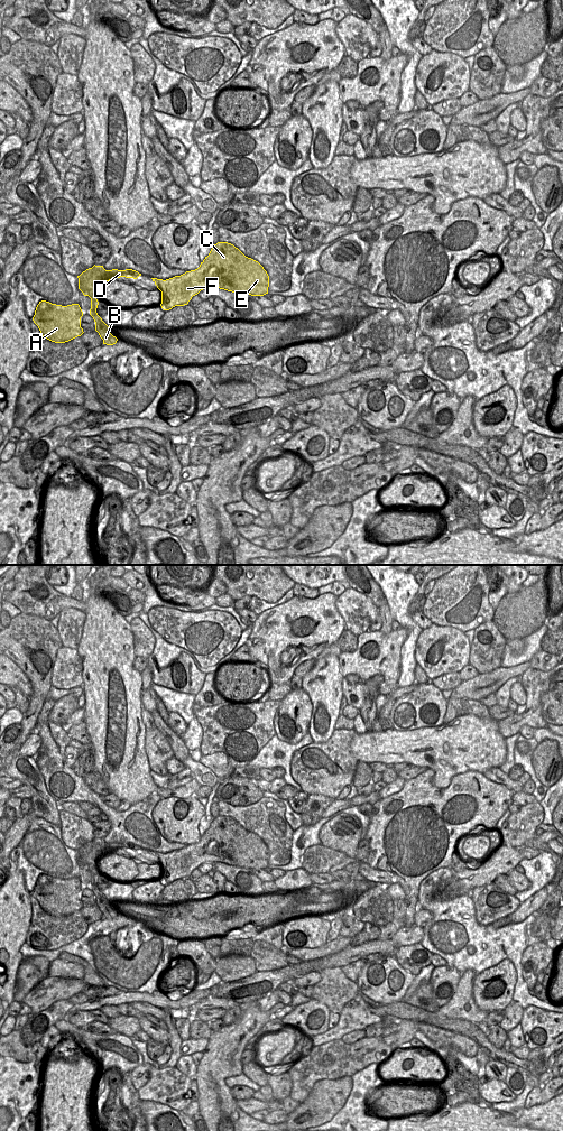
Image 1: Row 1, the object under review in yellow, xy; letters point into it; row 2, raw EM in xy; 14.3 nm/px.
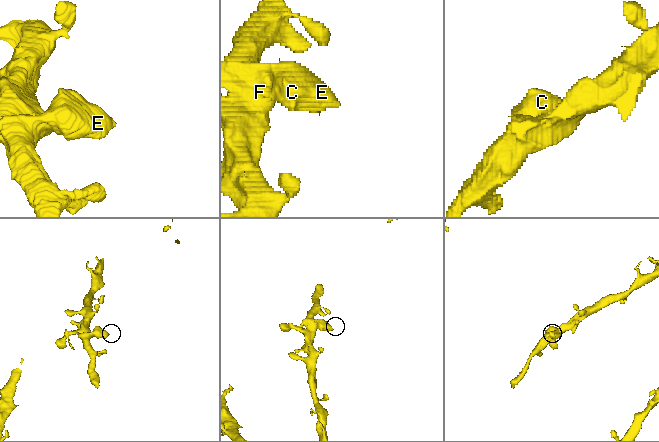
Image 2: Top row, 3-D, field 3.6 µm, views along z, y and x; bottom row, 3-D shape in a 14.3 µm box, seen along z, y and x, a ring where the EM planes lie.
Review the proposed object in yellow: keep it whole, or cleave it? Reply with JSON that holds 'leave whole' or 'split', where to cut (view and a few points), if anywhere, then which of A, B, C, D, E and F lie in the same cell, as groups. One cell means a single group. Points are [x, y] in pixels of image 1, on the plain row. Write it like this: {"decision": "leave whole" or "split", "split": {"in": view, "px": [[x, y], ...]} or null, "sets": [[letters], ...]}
{"decision": "leave whole", "split": null, "sets": [["A", "B", "C", "D", "E", "F"]]}

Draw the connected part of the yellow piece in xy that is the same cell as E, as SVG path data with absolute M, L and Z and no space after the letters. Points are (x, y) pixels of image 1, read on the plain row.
M218 816L195 844L163 854L151 852L161 865L161 882L187 879L203 863L224 863L251 870L268 868L269 850L256 834L228 816Z

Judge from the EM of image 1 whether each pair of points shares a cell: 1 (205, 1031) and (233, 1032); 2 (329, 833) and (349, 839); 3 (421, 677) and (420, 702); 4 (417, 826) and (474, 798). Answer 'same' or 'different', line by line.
1: different
2: same
3: different
4: same

